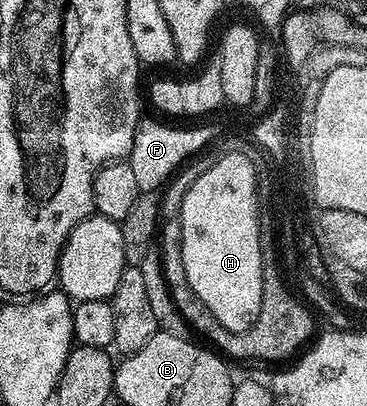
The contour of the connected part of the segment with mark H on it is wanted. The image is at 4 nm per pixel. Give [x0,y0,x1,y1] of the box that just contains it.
[180,151,262,331]

